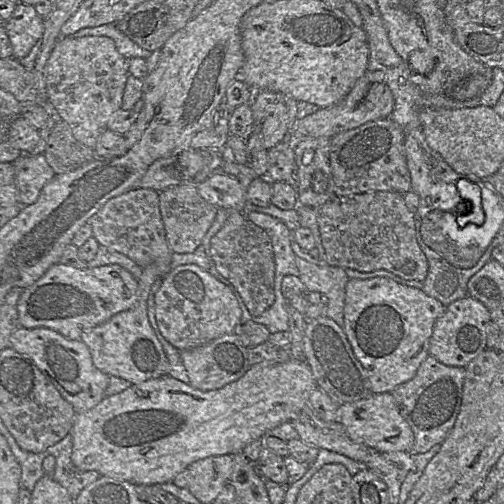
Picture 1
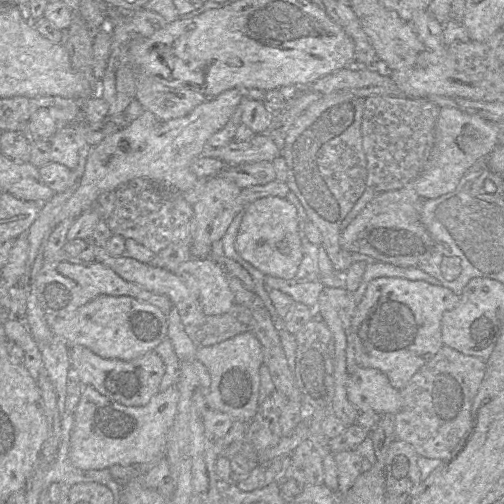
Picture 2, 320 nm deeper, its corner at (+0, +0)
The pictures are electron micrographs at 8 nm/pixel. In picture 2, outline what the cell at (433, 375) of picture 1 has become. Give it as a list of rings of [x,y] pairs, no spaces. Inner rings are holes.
[[[443,345],[400,390],[402,408],[394,417],[396,438],[409,443],[420,457],[450,460],[470,430],[473,399],[485,372],[486,361]]]

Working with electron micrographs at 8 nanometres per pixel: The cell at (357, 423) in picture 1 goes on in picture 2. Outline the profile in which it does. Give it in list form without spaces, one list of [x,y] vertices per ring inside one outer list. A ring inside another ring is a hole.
[[[357,367],[347,383],[347,398],[349,402],[362,412],[375,412],[381,415],[395,415],[402,408],[400,391],[395,389],[386,374],[375,368]]]

